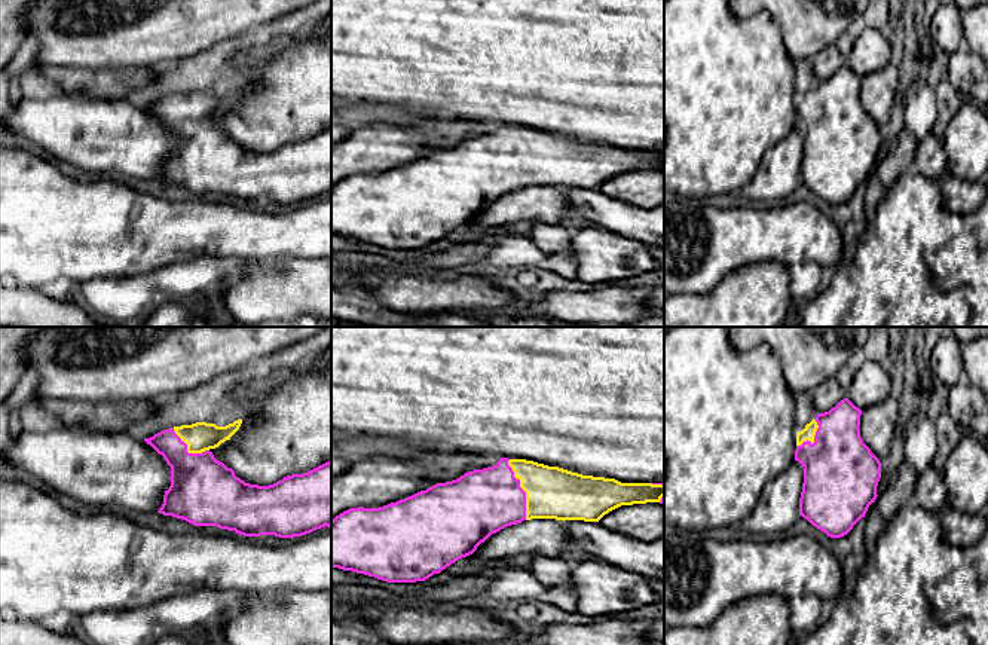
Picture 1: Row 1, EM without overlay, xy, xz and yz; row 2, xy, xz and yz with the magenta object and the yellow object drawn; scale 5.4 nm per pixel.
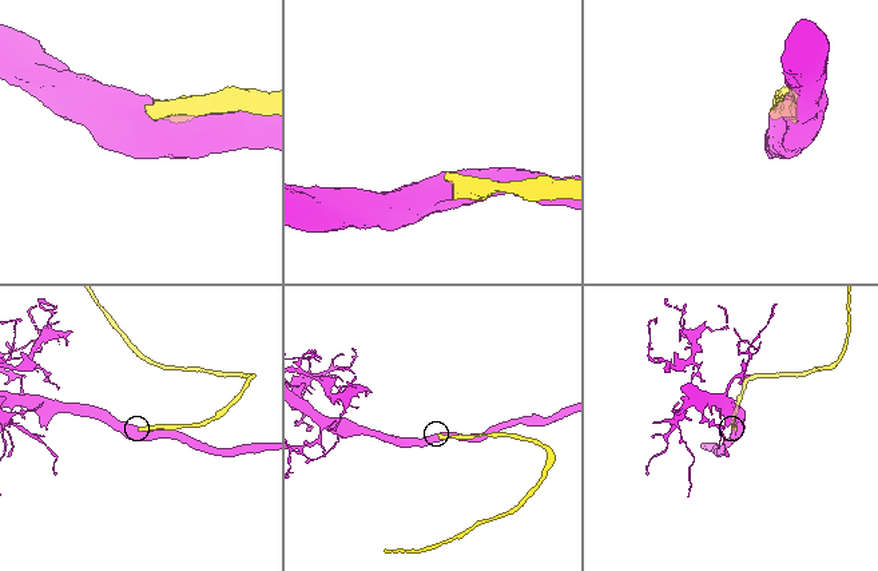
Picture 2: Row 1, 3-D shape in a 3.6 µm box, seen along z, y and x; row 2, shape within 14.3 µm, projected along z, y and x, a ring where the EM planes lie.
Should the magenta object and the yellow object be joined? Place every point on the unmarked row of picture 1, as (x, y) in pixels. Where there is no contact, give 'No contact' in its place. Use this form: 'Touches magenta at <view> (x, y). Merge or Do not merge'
Touches magenta at xz (522, 156). Merge

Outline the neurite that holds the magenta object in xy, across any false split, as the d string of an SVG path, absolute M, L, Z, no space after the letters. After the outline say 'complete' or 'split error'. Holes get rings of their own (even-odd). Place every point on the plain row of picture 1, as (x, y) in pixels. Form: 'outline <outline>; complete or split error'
outline M242 86L226 94L196 89L144 106L171 134L171 153L165 158L163 171L157 180L183 186L195 193L235 198L244 204L294 205L324 193L331 195L331 128L308 140L287 143L269 153L245 150L211 119L230 107L241 91Z; split error

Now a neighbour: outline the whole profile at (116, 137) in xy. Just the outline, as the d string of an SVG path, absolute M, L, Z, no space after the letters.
M68 95L49 100L16 97L15 110L0 117L0 125L25 146L95 175L157 180L171 153L171 134L163 123L126 97L114 100Z

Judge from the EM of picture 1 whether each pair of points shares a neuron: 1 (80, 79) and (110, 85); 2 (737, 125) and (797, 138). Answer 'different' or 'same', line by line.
1: same
2: different

